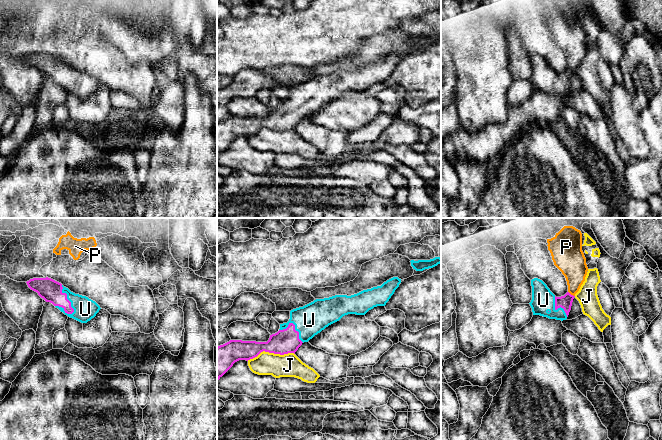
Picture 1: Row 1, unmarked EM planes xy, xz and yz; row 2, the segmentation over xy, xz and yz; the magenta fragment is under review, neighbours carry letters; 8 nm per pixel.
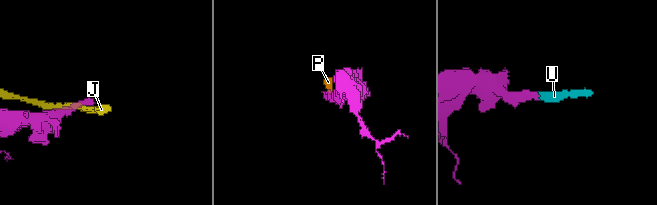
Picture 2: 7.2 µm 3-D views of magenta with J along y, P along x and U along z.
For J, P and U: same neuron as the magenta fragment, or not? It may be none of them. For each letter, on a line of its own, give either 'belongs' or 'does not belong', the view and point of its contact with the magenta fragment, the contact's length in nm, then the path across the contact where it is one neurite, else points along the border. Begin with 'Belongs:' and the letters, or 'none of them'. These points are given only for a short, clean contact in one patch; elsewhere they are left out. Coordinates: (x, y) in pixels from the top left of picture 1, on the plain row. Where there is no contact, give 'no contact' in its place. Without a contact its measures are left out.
Belongs: U
J: does not belong; meets magenta in xz at (270, 128); contact 380 nm long
P: does not belong; meets magenta in yz at (570, 70); contact 70 nm long; border along yz (568, 67), (574, 72)
U: belongs; meets magenta in xy at (67, 75); contact 260 nm long; runs through xy (50, 66), (67, 75), (73, 81), (85, 85)

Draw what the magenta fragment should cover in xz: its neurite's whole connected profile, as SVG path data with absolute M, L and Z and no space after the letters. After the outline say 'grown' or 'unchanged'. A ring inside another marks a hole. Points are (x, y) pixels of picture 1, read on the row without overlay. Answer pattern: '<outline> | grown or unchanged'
M393 53L381 62L363 66L357 70L335 71L316 75L290 87L287 99L280 100L277 109L267 118L230 116L217 123L217 157L239 136L250 136L261 128L274 130L294 129L304 119L329 101L348 90L365 91L377 82L385 82L401 55Z | grown

